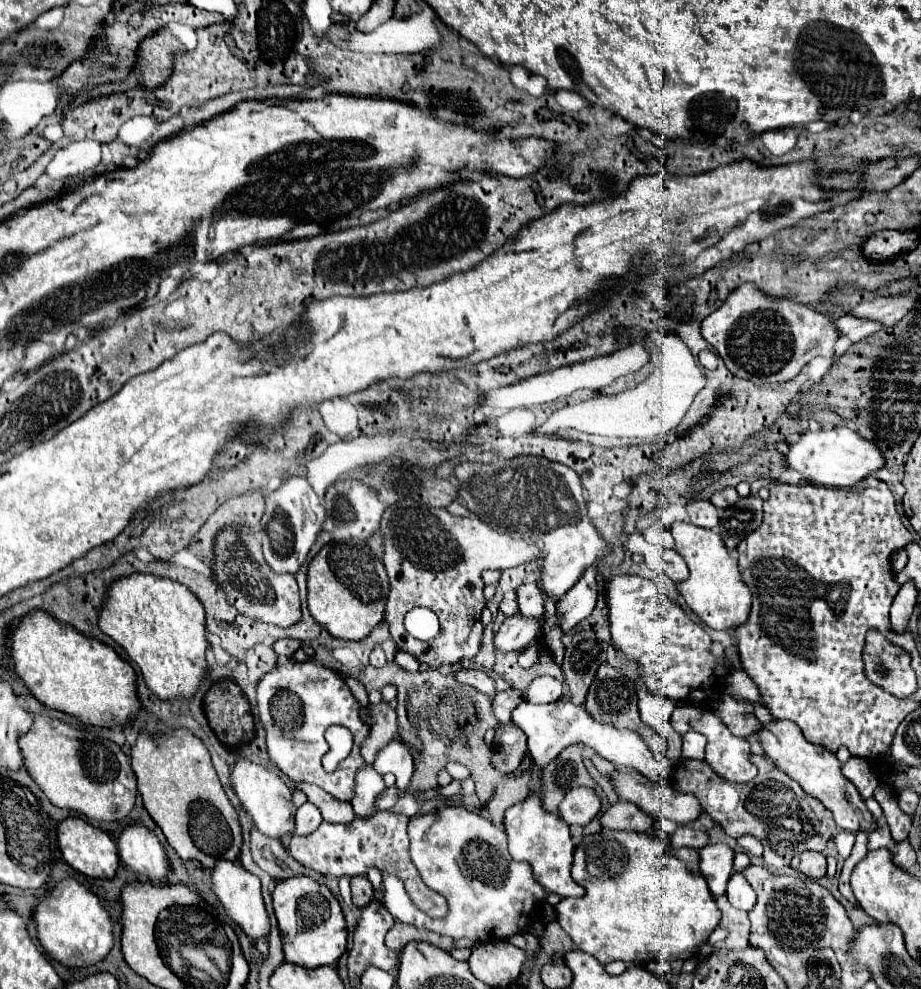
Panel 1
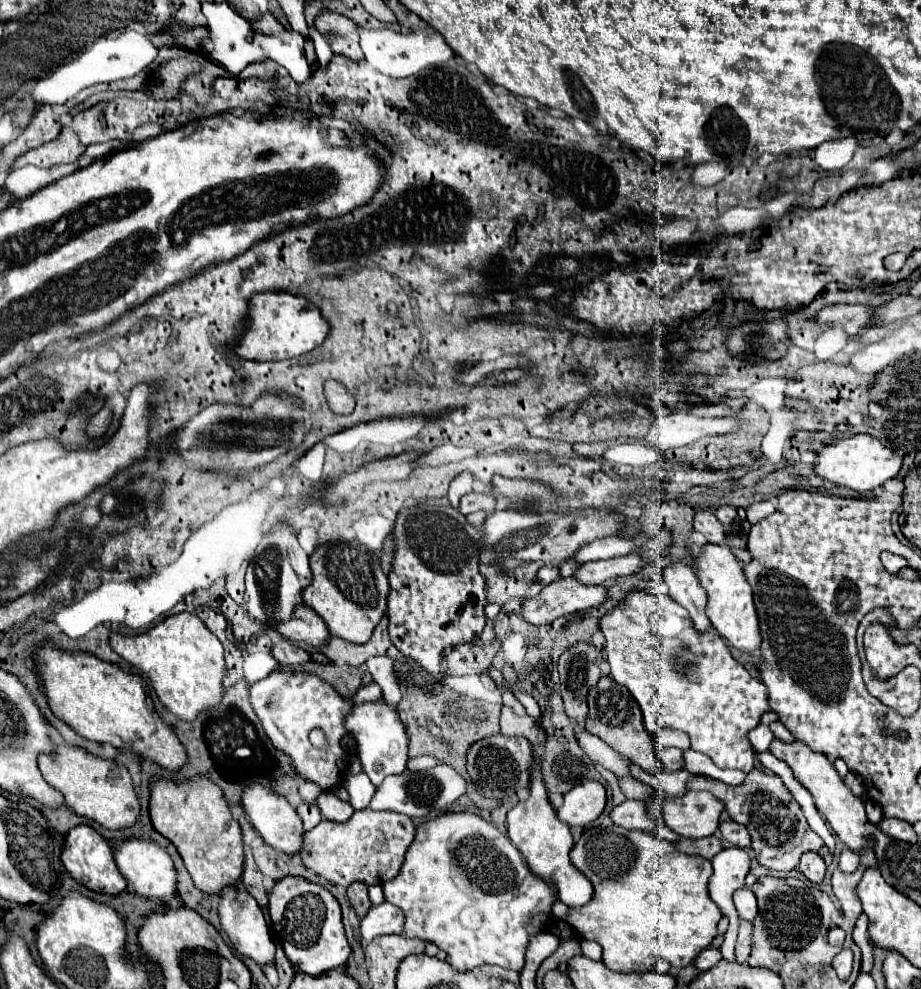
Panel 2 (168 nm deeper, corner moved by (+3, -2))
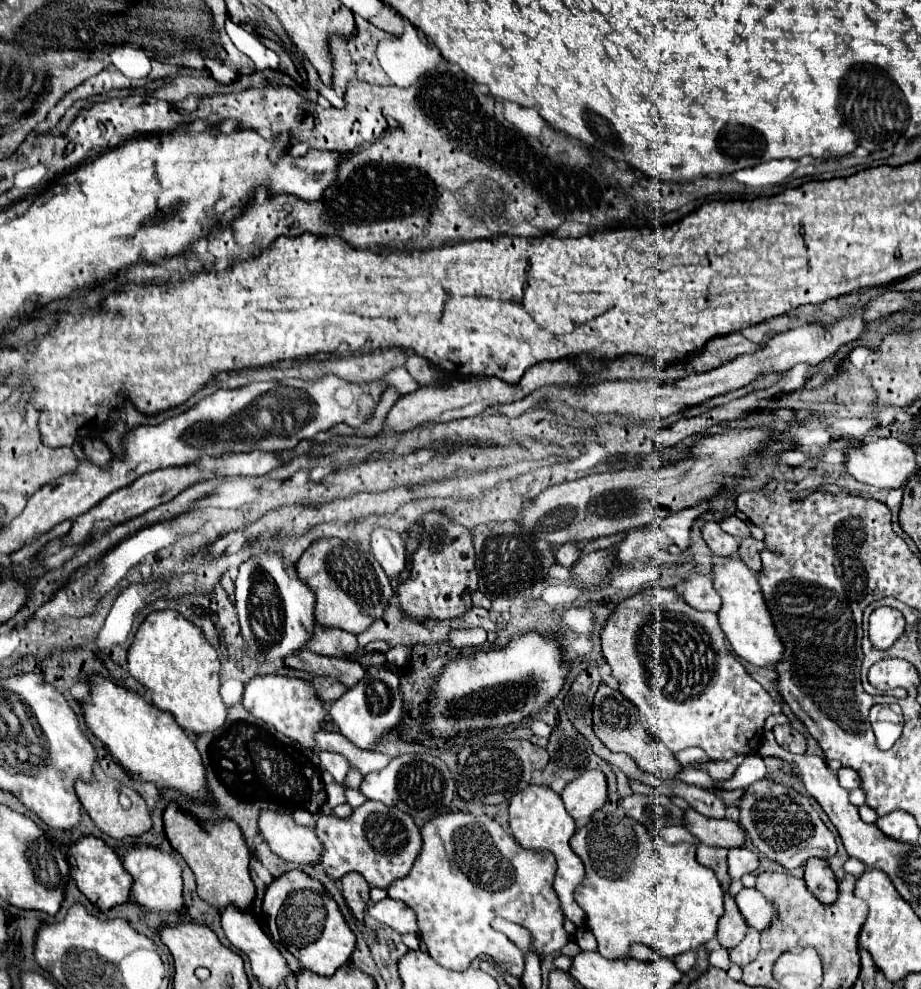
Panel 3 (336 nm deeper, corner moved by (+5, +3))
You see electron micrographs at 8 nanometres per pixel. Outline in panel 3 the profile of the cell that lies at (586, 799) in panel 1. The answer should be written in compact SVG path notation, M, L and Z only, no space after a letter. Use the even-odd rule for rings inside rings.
M586 771L562 791L566 811L574 817L590 817L606 801L606 777L600 771Z

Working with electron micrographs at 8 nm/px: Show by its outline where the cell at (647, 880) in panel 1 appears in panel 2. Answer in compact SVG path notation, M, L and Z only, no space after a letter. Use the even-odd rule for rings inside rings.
M620 826L586 828L582 838L570 852L574 866L592 882L594 898L580 908L570 908L568 922L586 938L602 946L602 962L616 972L648 972L658 960L670 966L684 968L712 944L718 934L718 922L722 918L720 908L710 900L708 880L712 872L710 860L702 856L686 856L674 848L674 844L662 838L642 832L626 830Z

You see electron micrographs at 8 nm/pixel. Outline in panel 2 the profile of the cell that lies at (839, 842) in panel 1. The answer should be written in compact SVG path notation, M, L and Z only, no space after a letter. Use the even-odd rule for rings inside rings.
M848 848L840 854L840 860L838 860L838 868L844 872L844 874L850 874L858 868L860 864L860 856L856 852L850 852Z

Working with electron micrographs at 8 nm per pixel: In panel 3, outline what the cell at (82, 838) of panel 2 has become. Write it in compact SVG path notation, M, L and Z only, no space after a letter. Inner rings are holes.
M84 835L80 837L72 847L70 853L74 857L74 867L76 871L70 871L72 879L76 881L78 889L88 897L88 901L98 907L100 911L108 911L114 905L126 903L130 897L130 887L132 887L132 877L124 871L118 855L114 853L112 847L108 847L100 837L94 835Z

